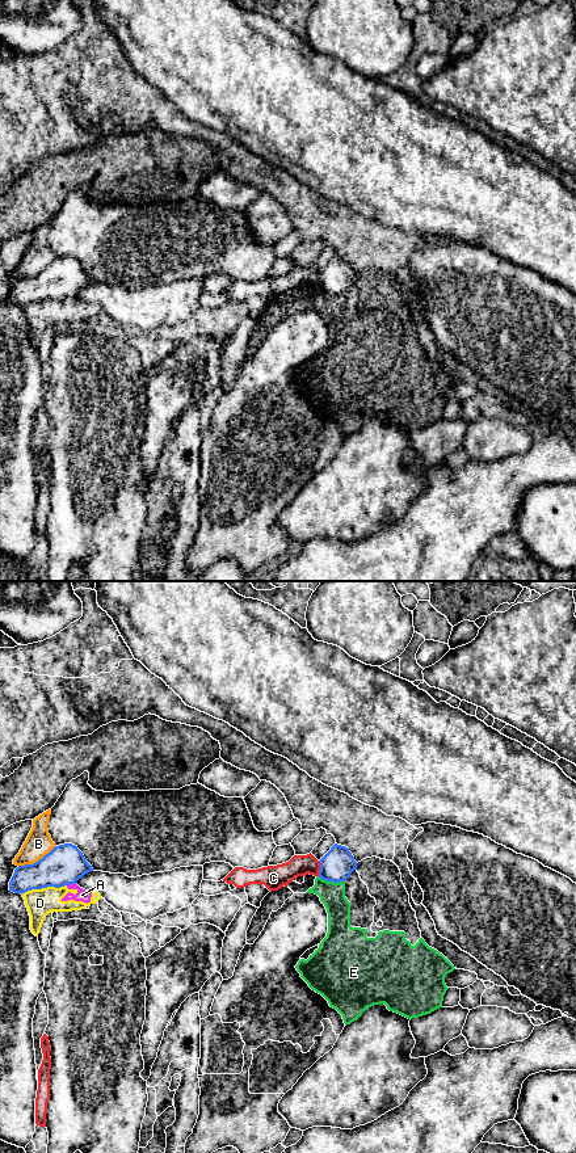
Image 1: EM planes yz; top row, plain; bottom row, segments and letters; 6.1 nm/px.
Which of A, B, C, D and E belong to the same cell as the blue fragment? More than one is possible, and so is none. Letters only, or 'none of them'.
none of them

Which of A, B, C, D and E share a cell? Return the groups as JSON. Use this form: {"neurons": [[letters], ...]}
{"neurons": [["A", "D"], ["B"], ["C"], ["E"]]}

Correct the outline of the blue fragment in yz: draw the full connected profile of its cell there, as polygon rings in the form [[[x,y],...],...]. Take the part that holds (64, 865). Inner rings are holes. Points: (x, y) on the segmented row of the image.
[[[72,843],[55,846],[33,864],[18,866],[9,881],[9,891],[25,893],[47,887],[60,888],[93,871],[83,853]]]

